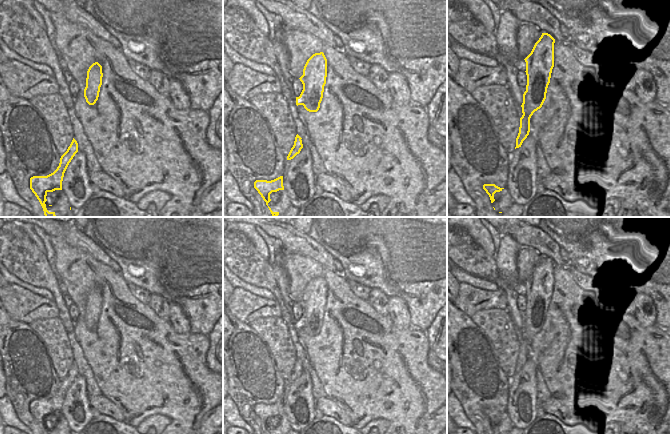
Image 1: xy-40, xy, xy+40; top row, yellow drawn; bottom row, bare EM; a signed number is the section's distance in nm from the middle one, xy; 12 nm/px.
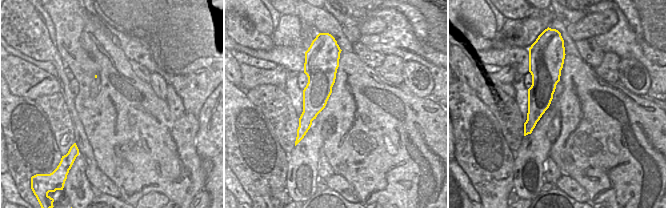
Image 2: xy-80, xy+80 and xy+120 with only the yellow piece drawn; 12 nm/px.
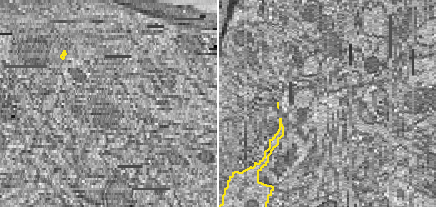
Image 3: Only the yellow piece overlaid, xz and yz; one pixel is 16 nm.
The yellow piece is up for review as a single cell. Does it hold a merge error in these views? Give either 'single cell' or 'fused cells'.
single cell

